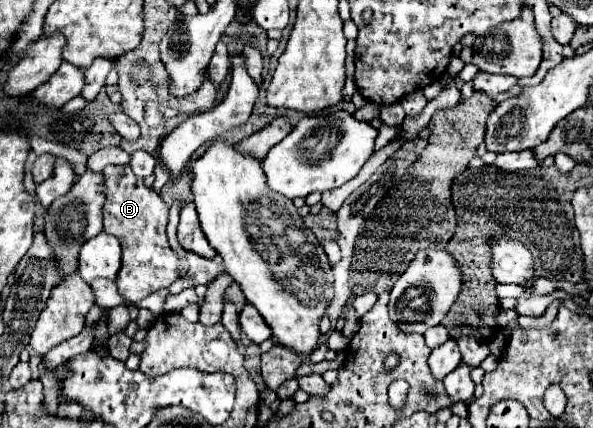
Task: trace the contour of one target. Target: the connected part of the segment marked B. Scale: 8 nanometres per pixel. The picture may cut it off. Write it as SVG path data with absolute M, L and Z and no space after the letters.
M108 165L104 169L106 177L106 203L104 203L104 231L118 237L122 245L122 267L118 271L116 283L118 293L128 303L138 303L150 293L170 287L178 275L178 253L170 247L166 237L168 205L152 189L146 187L140 177L132 173L128 165Z

